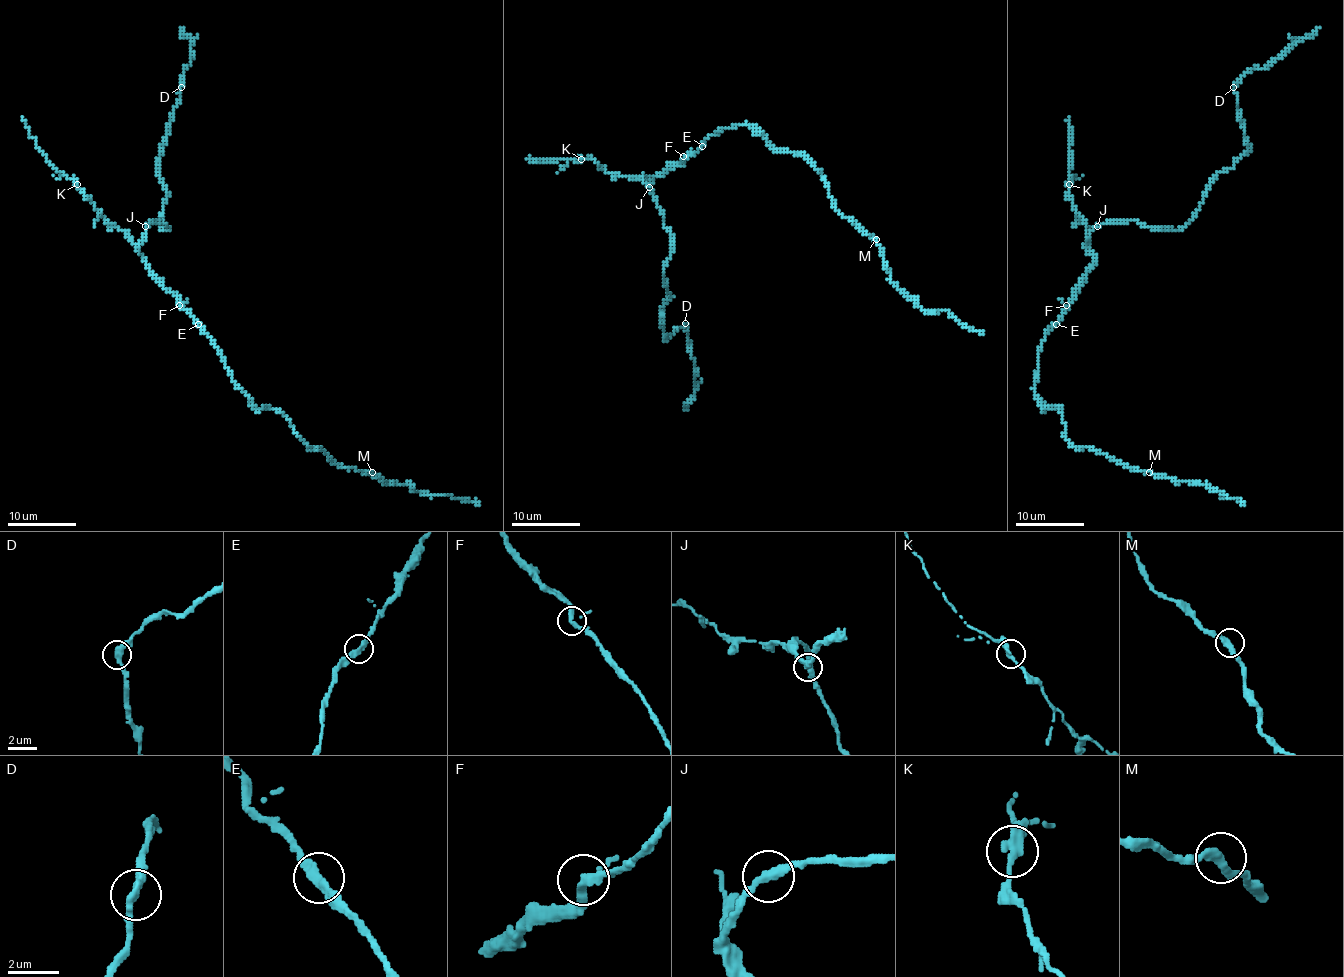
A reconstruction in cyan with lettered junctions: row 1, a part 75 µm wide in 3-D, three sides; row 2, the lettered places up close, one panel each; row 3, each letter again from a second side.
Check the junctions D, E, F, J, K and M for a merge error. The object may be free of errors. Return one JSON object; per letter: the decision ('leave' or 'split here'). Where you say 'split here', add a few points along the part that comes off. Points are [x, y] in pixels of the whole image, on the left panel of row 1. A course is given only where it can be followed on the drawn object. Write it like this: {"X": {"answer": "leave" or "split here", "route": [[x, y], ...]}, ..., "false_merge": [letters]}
{"D": {"answer": "leave"}, "E": {"answer": "leave"}, "F": {"answer": "leave"}, "J": {"answer": "leave"}, "K": {"answer": "split here", "route": [[76, 185], [50, 164], [30, 135], [23, 118]]}, "M": {"answer": "leave"}, "false_merge": ["K"]}

